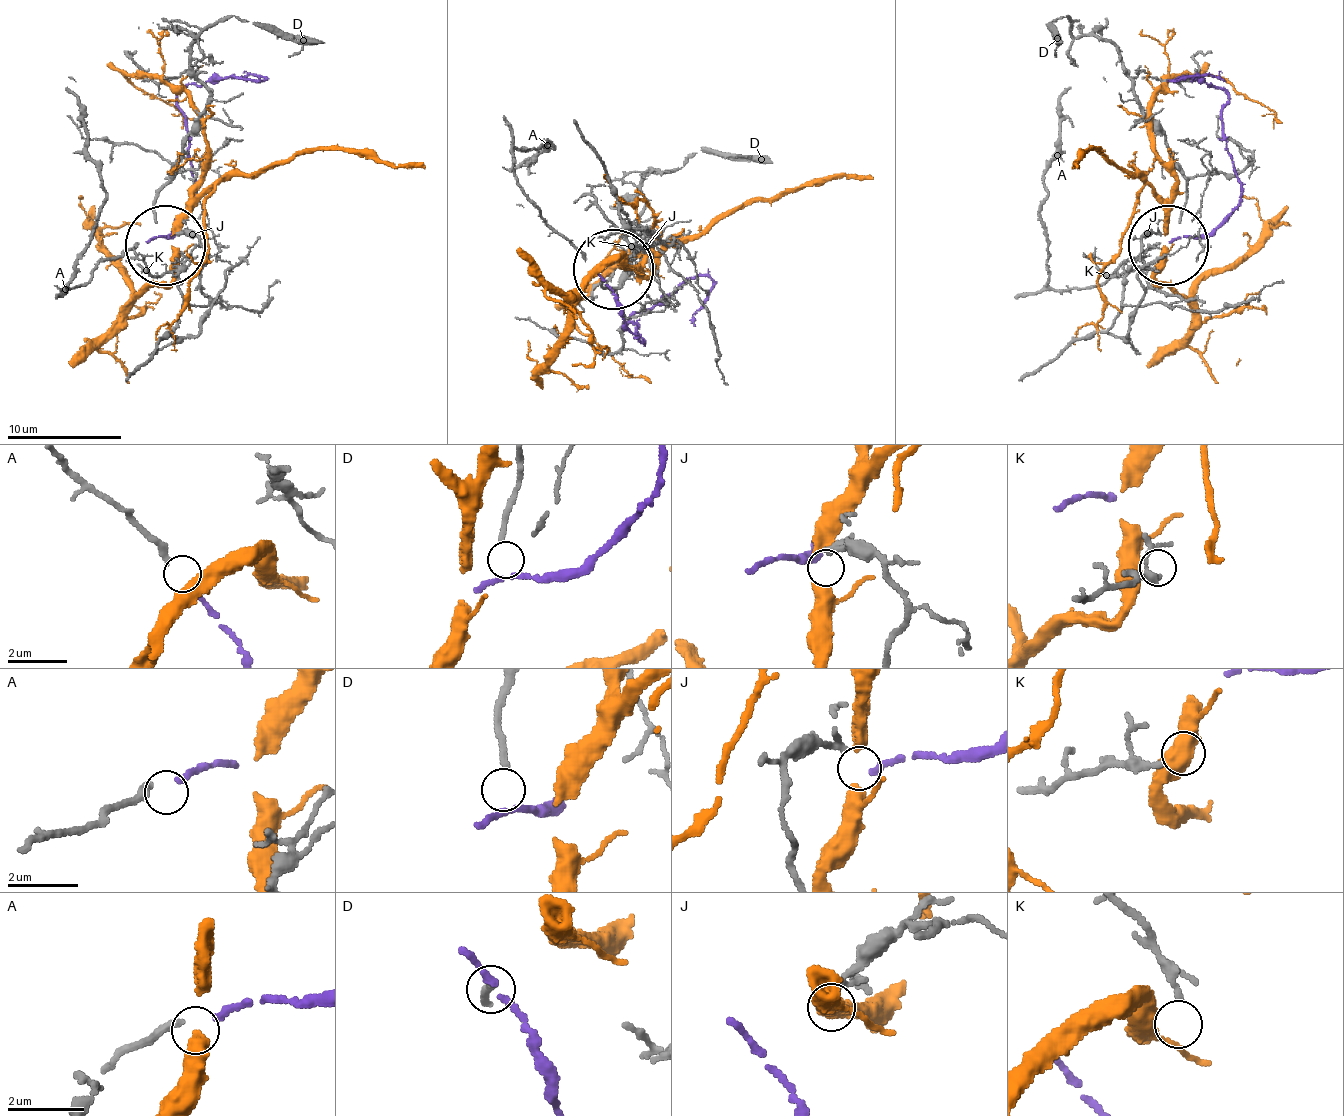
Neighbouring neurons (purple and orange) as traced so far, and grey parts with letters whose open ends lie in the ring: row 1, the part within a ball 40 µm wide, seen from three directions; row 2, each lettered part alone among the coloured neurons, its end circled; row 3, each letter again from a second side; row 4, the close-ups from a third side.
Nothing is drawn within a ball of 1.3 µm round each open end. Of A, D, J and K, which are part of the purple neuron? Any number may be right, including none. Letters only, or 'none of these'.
A

